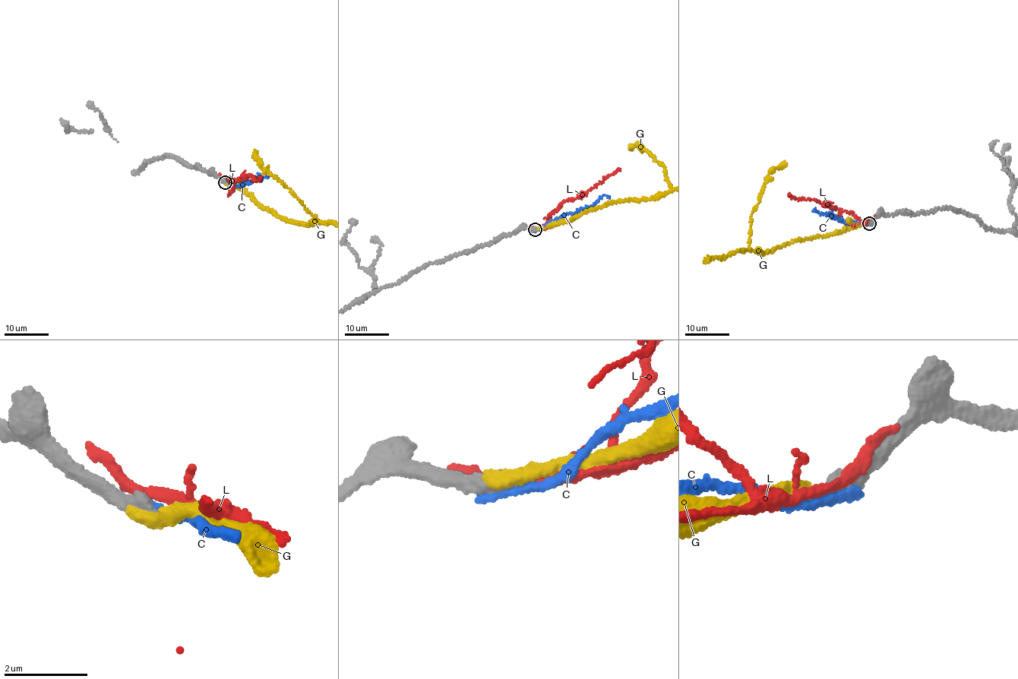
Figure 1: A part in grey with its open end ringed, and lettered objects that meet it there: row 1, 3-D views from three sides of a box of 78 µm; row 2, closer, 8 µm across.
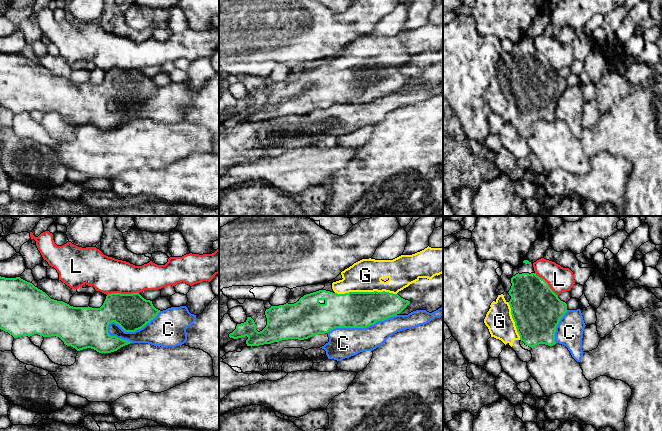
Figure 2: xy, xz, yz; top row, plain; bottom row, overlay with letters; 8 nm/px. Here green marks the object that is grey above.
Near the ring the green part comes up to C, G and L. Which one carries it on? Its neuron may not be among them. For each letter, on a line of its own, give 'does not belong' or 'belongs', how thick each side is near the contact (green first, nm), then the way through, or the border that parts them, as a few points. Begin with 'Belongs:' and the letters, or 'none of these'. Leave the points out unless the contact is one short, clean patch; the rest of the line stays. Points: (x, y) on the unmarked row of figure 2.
Belongs: G
C: does not belong; calibres 300 and 240 nm
G: belongs; calibres 280 and 260 nm
L: does not belong; calibres 300 and 300 nm

